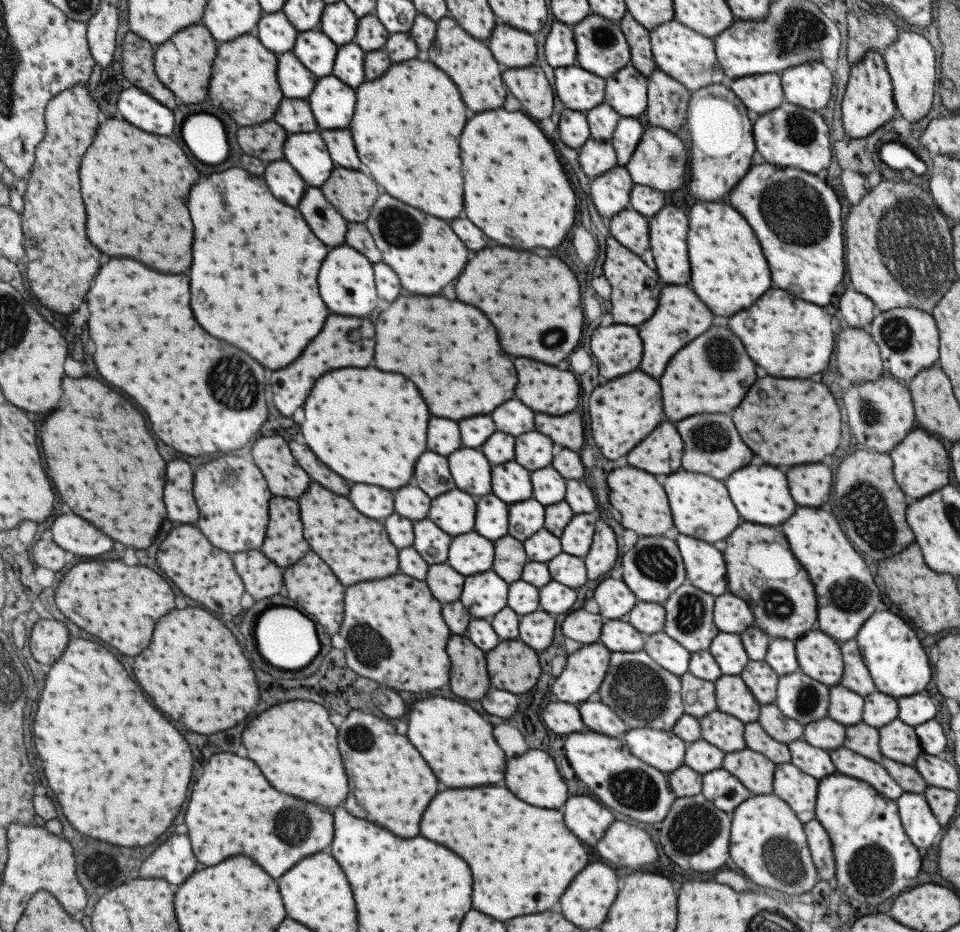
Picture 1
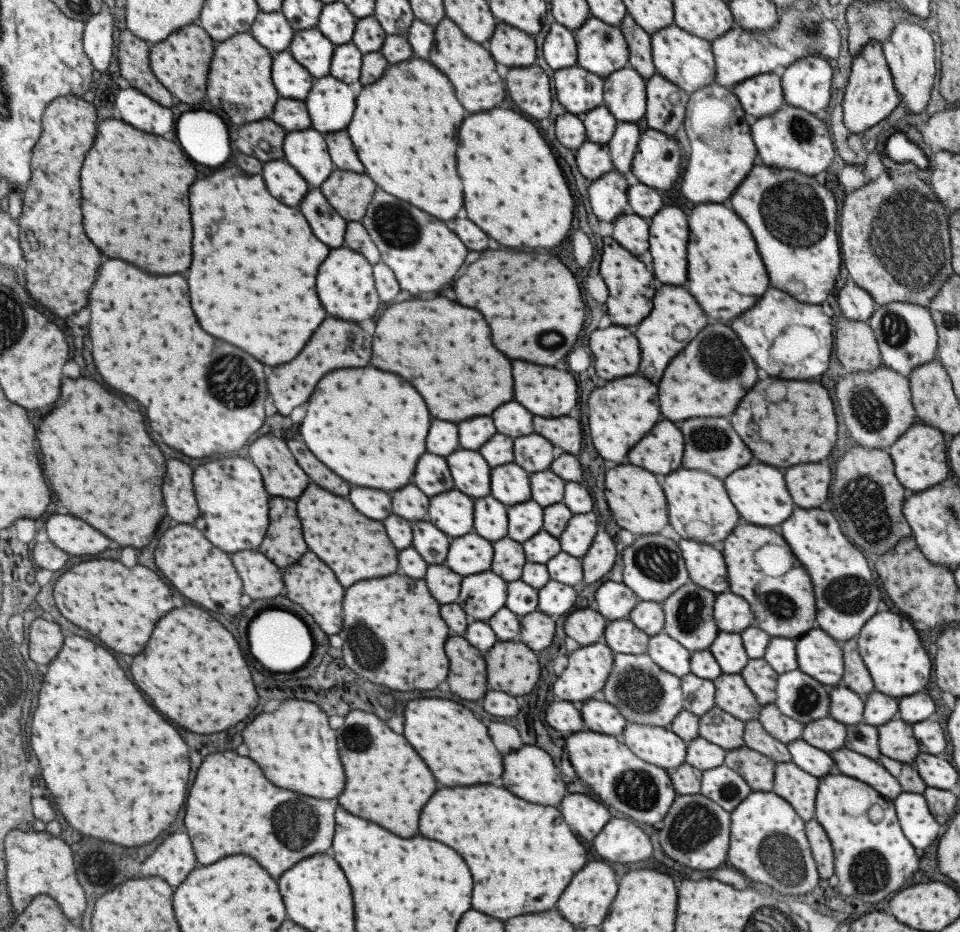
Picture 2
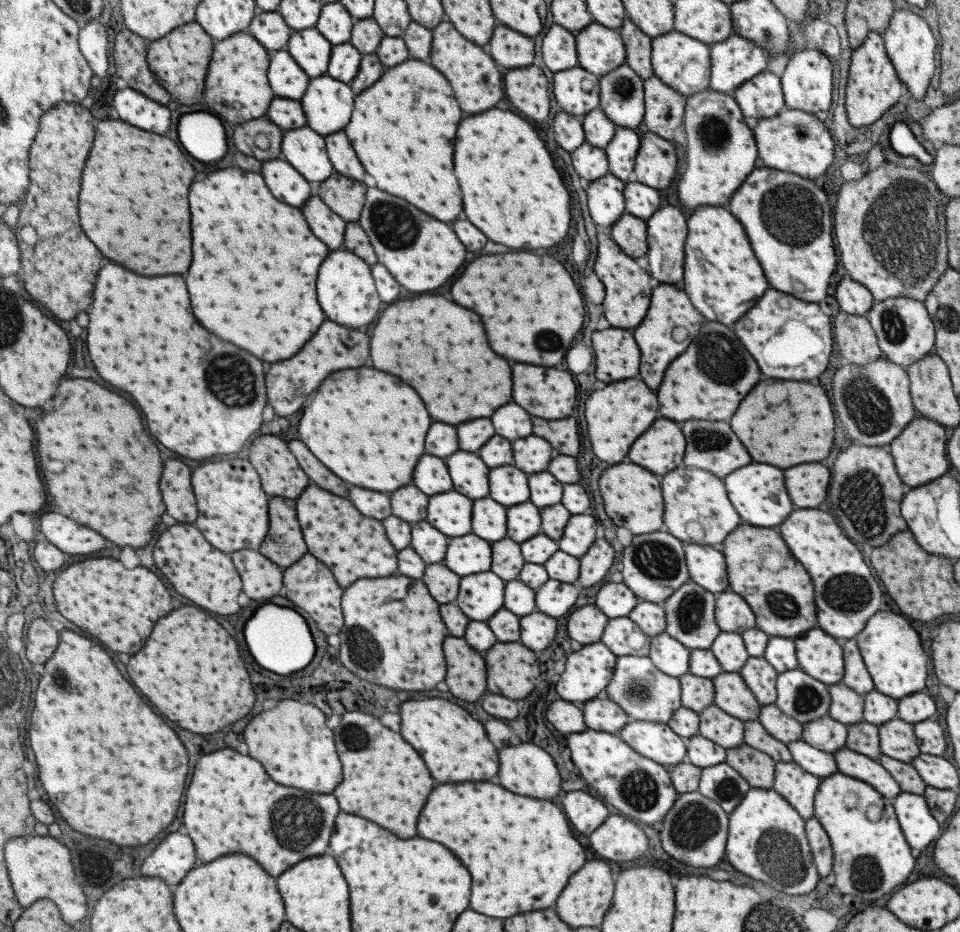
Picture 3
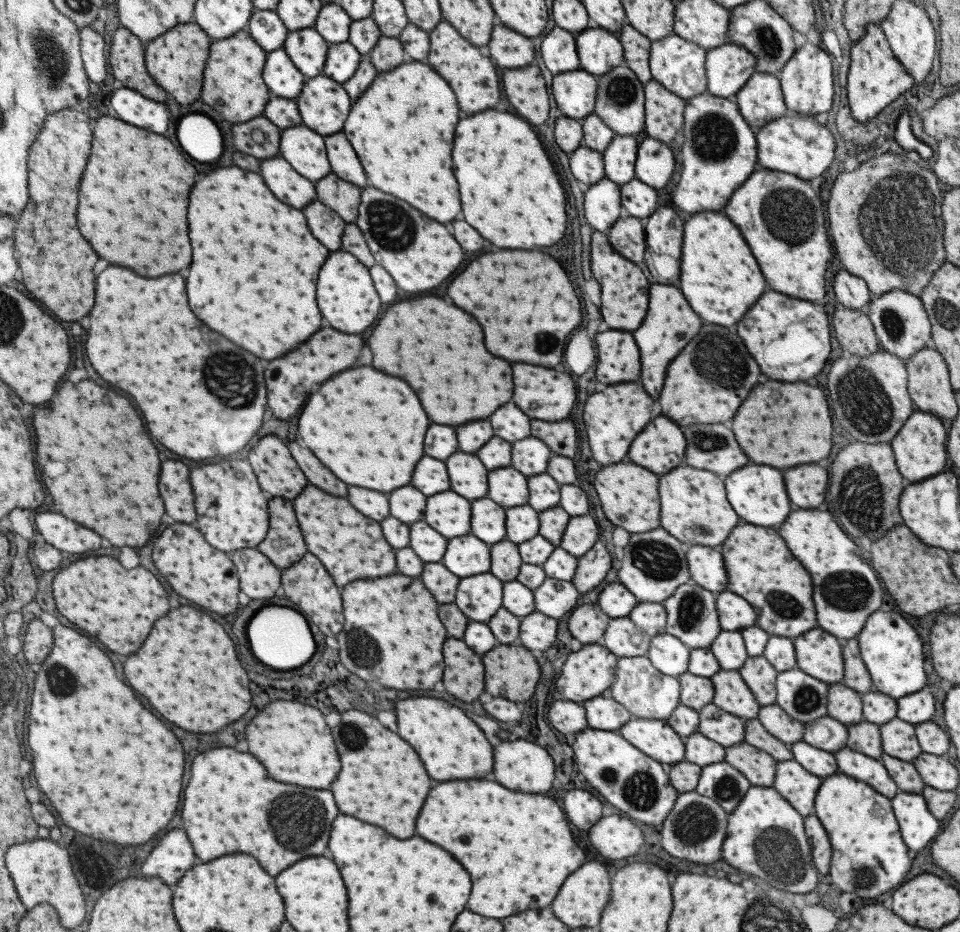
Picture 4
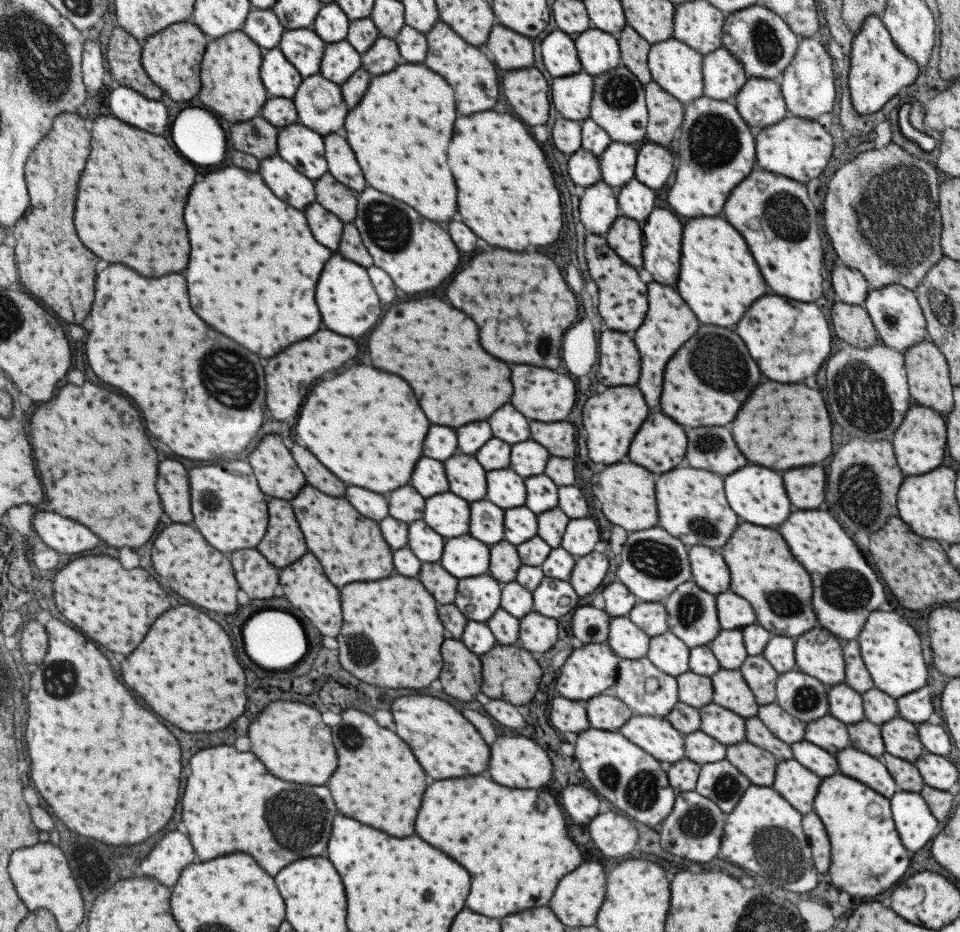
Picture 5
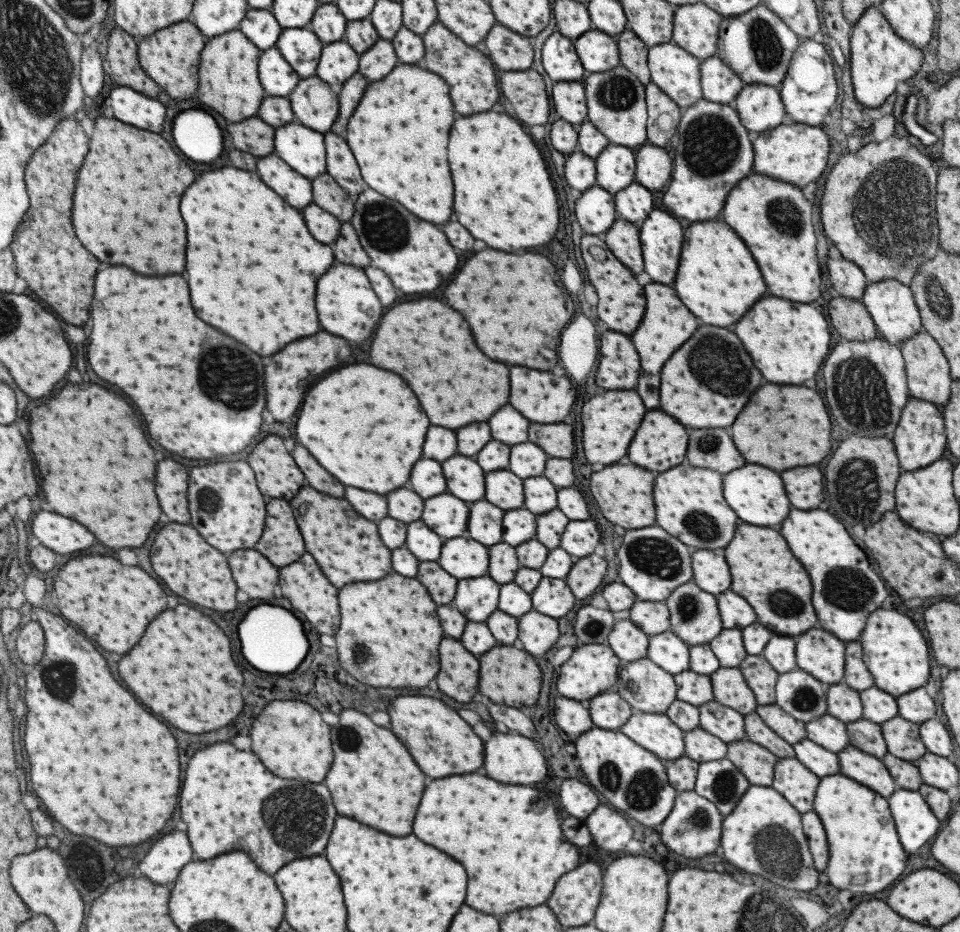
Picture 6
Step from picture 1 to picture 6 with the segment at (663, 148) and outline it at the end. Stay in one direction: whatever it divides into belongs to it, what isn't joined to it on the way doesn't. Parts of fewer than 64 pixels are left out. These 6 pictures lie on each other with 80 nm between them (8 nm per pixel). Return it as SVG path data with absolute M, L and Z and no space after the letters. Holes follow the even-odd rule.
M641 145L635 152L634 182L647 190L659 190L671 174L672 162L663 147Z

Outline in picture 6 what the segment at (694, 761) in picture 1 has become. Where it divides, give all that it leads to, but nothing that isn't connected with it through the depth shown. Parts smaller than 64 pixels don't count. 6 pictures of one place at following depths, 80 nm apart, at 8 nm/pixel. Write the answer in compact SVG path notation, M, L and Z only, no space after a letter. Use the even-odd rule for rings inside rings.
M699 727L684 732L684 756L701 763L719 760L726 755L726 743Z

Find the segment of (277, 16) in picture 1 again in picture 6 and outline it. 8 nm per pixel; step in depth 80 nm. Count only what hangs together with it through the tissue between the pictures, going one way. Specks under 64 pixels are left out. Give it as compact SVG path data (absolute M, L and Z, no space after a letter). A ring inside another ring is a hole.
M248 8L238 29L258 50L273 47L282 32L282 28L269 9Z

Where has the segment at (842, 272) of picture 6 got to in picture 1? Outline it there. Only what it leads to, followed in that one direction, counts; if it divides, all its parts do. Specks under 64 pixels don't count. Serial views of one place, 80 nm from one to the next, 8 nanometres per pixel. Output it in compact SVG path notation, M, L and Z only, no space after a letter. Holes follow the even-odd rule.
M851 289L839 294L839 316L851 328L866 328L876 314L876 308L861 292Z

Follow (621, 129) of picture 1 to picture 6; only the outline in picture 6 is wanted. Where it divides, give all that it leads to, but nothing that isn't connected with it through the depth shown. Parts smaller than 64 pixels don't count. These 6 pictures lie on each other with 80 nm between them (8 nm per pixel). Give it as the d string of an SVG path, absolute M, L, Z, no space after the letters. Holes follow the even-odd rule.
M608 143L595 158L595 182L611 194L634 182L633 152L625 145Z

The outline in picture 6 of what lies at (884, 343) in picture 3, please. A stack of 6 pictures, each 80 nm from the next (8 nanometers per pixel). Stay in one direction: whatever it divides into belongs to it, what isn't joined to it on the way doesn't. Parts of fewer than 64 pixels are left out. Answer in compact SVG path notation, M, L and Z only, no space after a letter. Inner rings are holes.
M883 279L868 283L859 300L870 314L876 332L889 344L898 346L906 338L922 331L921 319L915 305L911 289L895 279Z

